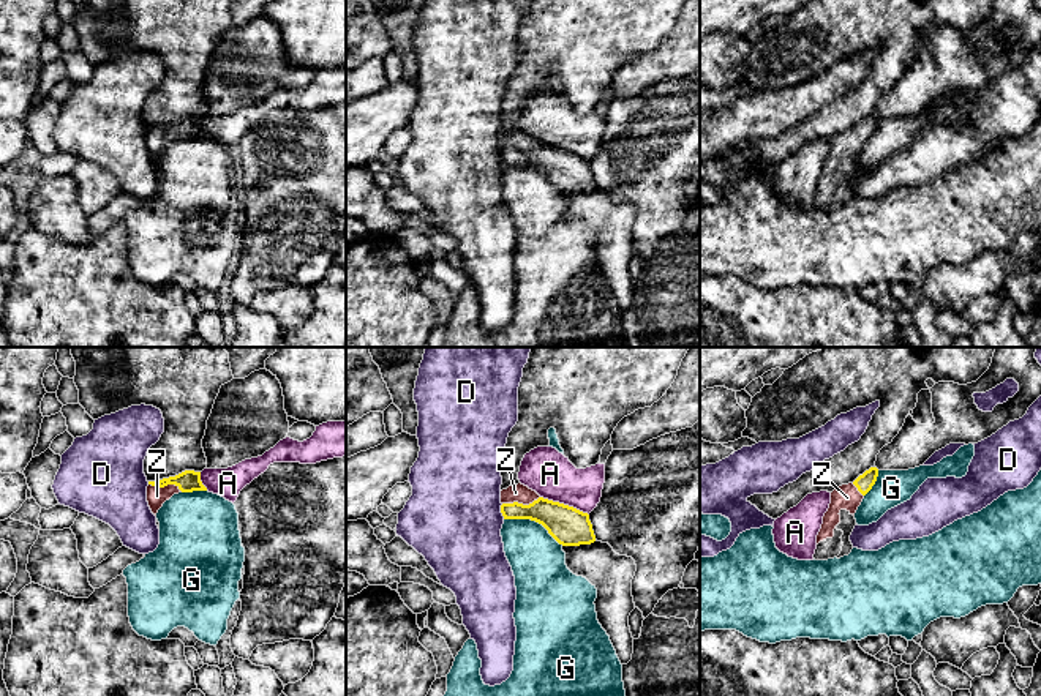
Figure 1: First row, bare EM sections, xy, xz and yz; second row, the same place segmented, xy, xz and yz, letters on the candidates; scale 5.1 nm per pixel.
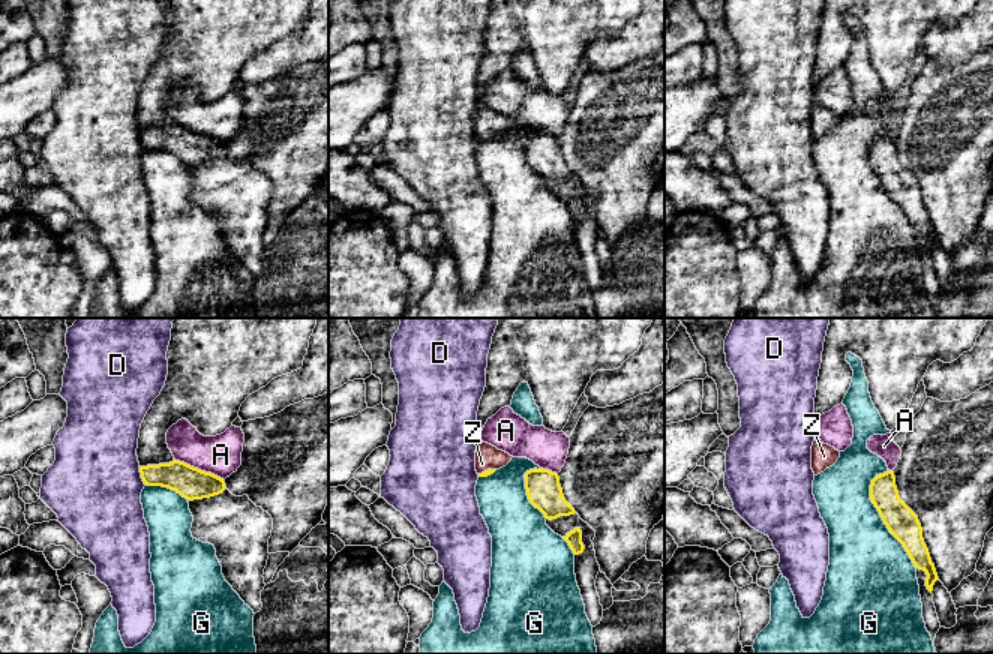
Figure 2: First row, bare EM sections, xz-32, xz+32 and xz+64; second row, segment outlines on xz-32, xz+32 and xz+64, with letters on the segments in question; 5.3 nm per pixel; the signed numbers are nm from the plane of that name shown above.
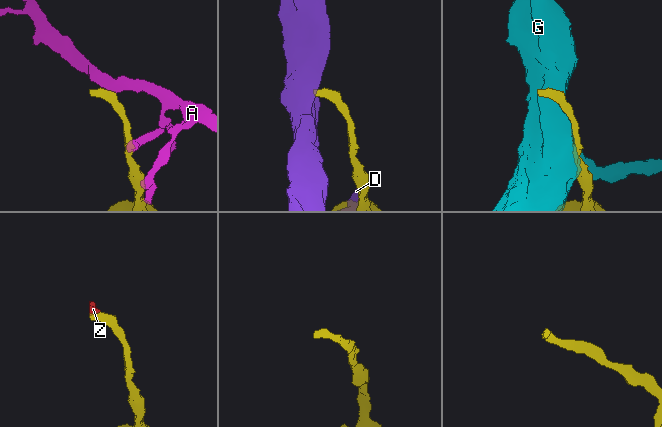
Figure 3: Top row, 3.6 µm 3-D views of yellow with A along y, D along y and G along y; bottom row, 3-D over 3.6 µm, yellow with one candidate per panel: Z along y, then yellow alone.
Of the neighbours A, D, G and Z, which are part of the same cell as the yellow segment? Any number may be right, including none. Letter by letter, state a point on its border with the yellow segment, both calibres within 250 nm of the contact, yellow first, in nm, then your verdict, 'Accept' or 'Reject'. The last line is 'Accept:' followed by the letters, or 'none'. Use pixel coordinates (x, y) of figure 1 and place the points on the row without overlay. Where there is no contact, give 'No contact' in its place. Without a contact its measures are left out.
A: Touches yellow at xz (563, 150). Thickness 190 nm (yellow) against 240 nm. Reject
D: Touches yellow at xz (501, 158). Thickness 140 nm (yellow) against 480 nm. Reject
G: Touches yellow at xz (534, 166). Thickness 190 nm (yellow) against 280 nm. Reject
Z: Touches yellow at xz (520, 150). Thickness 180 nm (yellow) against 100 nm. Accept
Accept: Z

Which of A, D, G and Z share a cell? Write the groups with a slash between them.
A / D / G / Z

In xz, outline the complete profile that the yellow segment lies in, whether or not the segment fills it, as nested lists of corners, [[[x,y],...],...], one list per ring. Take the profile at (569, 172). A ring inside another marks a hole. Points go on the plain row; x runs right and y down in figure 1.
[[[521,129],[502,136],[501,150],[504,166],[536,167],[562,193],[580,193],[596,188],[588,159],[543,145]]]

